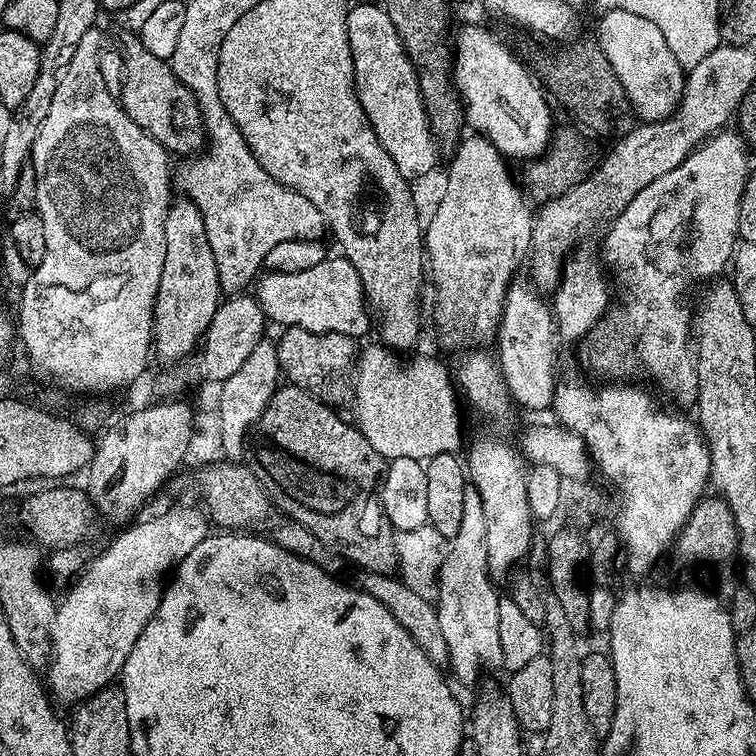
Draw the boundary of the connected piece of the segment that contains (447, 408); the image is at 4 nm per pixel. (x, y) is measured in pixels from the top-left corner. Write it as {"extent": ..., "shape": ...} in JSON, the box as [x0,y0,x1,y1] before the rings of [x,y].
{"extent":[354,343,459,462],"shape":[[[375,343],[359,353],[354,365],[354,423],[366,442],[388,462],[398,458],[427,462],[443,452],[459,453],[458,388],[450,368],[432,356],[416,356],[400,364],[393,349]]]}

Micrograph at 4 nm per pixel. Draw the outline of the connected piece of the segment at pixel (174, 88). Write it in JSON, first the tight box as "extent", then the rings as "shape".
{"extent":[118,31,206,158],"shape":[[[135,31],[121,38],[120,52],[124,55],[124,85],[120,92],[118,88],[118,99],[124,113],[138,122],[138,126],[142,126],[142,130],[149,132],[159,144],[163,144],[169,153],[178,152],[182,158],[195,153],[201,147],[200,139],[203,141],[206,136],[204,115],[194,94],[174,74],[171,63],[154,58],[154,54],[142,46]]]}

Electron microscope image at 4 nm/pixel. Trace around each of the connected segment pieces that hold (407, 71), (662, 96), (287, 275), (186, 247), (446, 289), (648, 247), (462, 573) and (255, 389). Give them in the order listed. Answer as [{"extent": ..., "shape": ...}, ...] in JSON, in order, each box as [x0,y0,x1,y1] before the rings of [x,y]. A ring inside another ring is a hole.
[{"extent":[348,3,438,182],"shape":[[[353,3],[348,9],[348,37],[350,38],[350,54],[354,58],[354,82],[356,83],[358,102],[362,102],[362,110],[366,112],[366,118],[374,130],[374,134],[378,138],[378,142],[382,142],[382,146],[386,150],[386,154],[390,154],[390,158],[394,160],[394,166],[398,166],[398,170],[410,182],[416,182],[416,179],[418,179],[419,176],[430,175],[432,167],[436,164],[436,152],[438,153],[438,145],[436,143],[436,137],[432,134],[432,127],[428,125],[428,115],[424,109],[424,99],[420,93],[420,87],[418,86],[418,80],[416,78],[416,67],[410,62],[410,58],[406,54],[406,50],[398,38],[398,30],[394,30],[394,22],[390,22],[390,14],[386,14],[386,10],[379,3]]]},{"extent":[598,8,686,122],"shape":[[[617,8],[605,11],[601,16],[604,17],[602,17],[600,20],[600,33],[598,33],[600,49],[606,54],[606,58],[614,70],[614,74],[618,74],[618,82],[622,82],[622,90],[626,92],[626,98],[630,98],[633,112],[635,112],[637,117],[639,117],[639,119],[644,122],[653,122],[656,120],[667,119],[668,116],[675,112],[679,98],[684,93],[684,81],[686,79],[686,72],[685,69],[680,67],[679,62],[677,62],[674,58],[674,54],[670,50],[670,46],[666,46],[666,38],[662,38],[662,30],[658,30],[658,26],[654,26],[654,22],[648,21],[647,18],[638,18],[638,14],[626,14]]]},{"extent":[254,255,370,338],"shape":[[[343,255],[326,258],[318,266],[301,272],[273,272],[259,277],[254,296],[264,315],[273,324],[288,328],[305,328],[311,332],[337,332],[361,338],[368,332],[370,309],[364,299],[364,287],[358,270]],[[268,275],[268,276],[264,276]],[[260,284],[260,285],[259,285]]]},{"extent":[154,198,222,362],"shape":[[[187,198],[173,199],[166,214],[166,262],[162,262],[162,282],[158,282],[156,310],[154,313],[154,352],[158,357],[171,362],[183,362],[197,351],[207,334],[207,328],[222,303],[218,266],[214,262],[214,250],[206,238],[204,215]]]},{"extent":[423,134,534,350],"shape":[[[479,134],[469,137],[469,140],[468,137],[461,139],[455,149],[456,157],[448,168],[444,193],[436,204],[436,213],[429,220],[427,217],[423,234],[430,284],[432,280],[436,287],[436,328],[440,331],[440,340],[448,348],[480,350],[495,341],[508,288],[517,279],[520,263],[529,259],[534,212],[528,209],[530,204],[521,185],[512,181],[509,165],[500,151]]]},{"extent":[583,130,750,409],"shape":[[[721,130],[715,136],[709,136],[696,151],[691,152],[682,162],[682,166],[674,166],[670,174],[662,174],[662,178],[654,178],[642,190],[638,190],[635,198],[621,210],[616,219],[607,225],[608,233],[604,236],[604,260],[602,264],[620,279],[620,305],[609,307],[608,311],[601,316],[592,331],[583,337],[584,360],[588,363],[588,368],[596,376],[601,376],[604,382],[632,382],[635,376],[641,376],[644,380],[653,380],[662,391],[668,396],[673,396],[682,407],[691,409],[696,402],[698,394],[698,374],[696,373],[696,362],[694,359],[694,348],[690,343],[690,308],[687,308],[680,299],[684,296],[688,284],[695,282],[699,276],[716,276],[720,271],[729,267],[732,254],[738,247],[738,233],[740,231],[740,203],[744,187],[748,181],[750,165],[748,165],[748,155],[750,149],[744,142],[744,137],[739,131]]]},{"extent":[436,487,503,684],"shape":[[[465,487],[462,500],[462,526],[458,526],[458,534],[450,537],[449,553],[442,562],[439,572],[440,599],[436,604],[438,626],[442,626],[442,634],[446,637],[448,651],[447,667],[456,675],[455,683],[472,684],[480,676],[483,668],[500,668],[503,665],[502,642],[498,642],[498,606],[502,599],[496,593],[497,585],[488,575],[488,555],[486,554],[486,510],[482,510],[482,498],[478,490]]]},{"extent":[221,338,282,462],"shape":[[[264,338],[253,351],[250,358],[230,378],[226,378],[222,386],[221,418],[222,418],[222,452],[229,461],[240,462],[246,456],[246,441],[258,418],[272,400],[272,395],[278,391],[282,373],[276,344]]]}]

